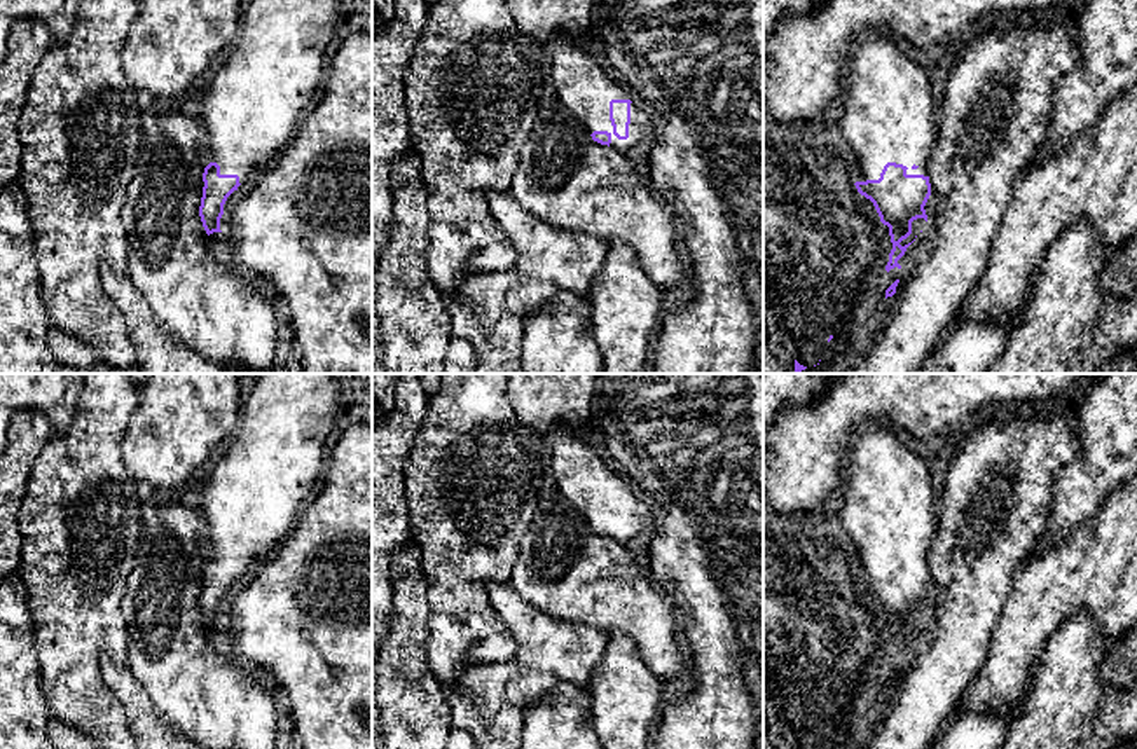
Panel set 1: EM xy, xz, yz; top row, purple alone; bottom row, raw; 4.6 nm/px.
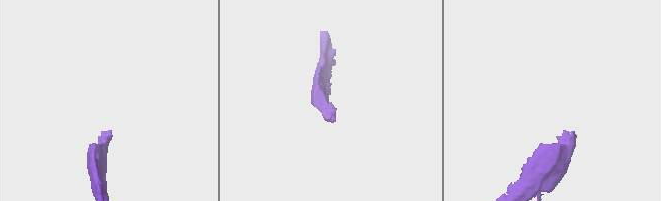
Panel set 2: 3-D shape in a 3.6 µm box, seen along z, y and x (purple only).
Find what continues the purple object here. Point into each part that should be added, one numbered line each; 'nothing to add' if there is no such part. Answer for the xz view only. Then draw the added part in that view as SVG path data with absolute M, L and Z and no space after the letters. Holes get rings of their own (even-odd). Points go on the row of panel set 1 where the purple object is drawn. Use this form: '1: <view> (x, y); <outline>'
1: xz (584, 88); M573 42L557 44L550 47L550 68L552 68L552 80L554 80L557 98L561 100L561 103L587 129L589 134L592 134L594 131L608 131L611 134L611 143L610 143L611 148L625 154L631 147L636 147L646 138L650 138L650 134L655 131L655 120L653 120L651 112L646 107L639 105L636 100L631 100L622 82L617 77L608 75L606 70L597 63L594 56L576 47ZM611 100L631 100L632 101L627 140L618 140L613 134L613 126L610 120L610 101Z

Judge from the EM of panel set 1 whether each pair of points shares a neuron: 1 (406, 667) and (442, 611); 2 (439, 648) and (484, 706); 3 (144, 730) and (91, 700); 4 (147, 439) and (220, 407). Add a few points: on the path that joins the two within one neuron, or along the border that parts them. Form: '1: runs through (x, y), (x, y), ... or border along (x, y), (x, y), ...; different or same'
1: border along (428, 590), (427, 666), (434, 673); different
2: border along (498, 662), (468, 664), (444, 688); different
3: border along (105, 683), (121, 704), (130, 730); different
4: runs through (165, 435), (192, 407), (203, 407); same

